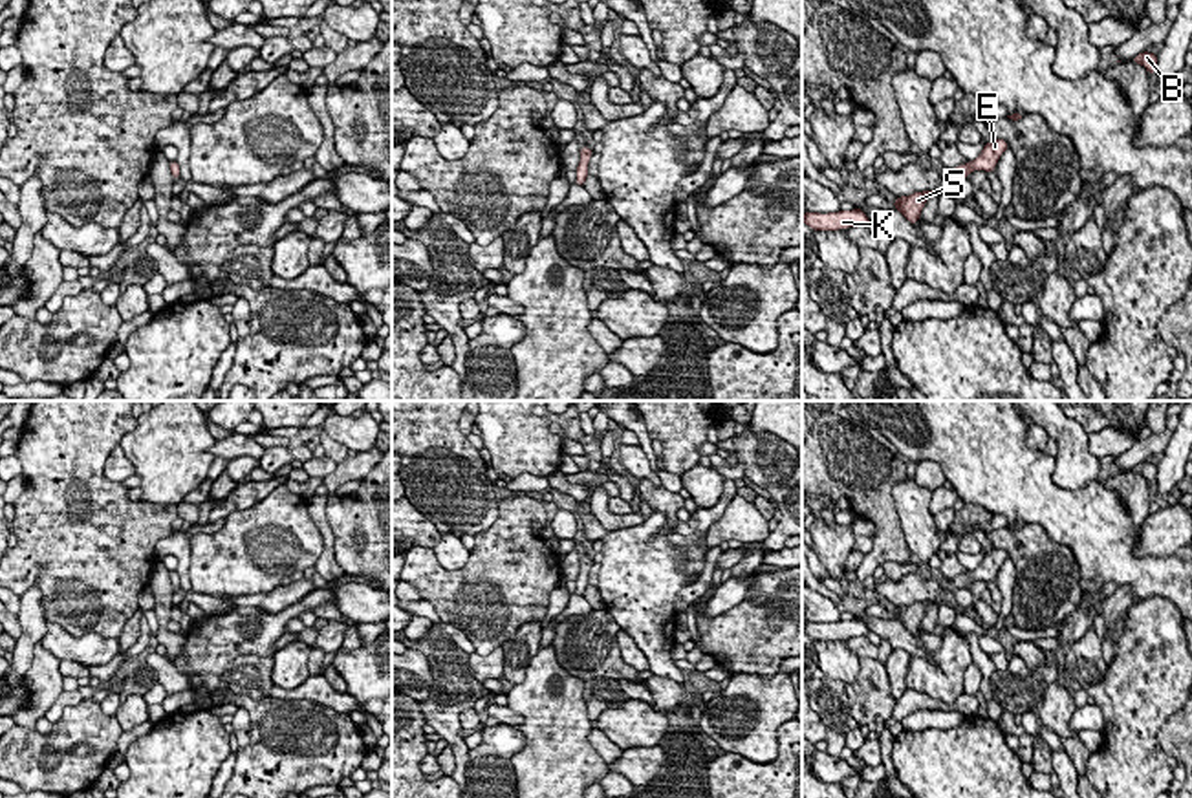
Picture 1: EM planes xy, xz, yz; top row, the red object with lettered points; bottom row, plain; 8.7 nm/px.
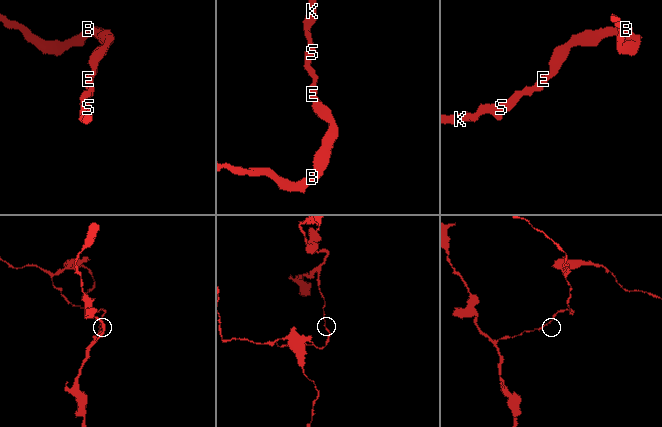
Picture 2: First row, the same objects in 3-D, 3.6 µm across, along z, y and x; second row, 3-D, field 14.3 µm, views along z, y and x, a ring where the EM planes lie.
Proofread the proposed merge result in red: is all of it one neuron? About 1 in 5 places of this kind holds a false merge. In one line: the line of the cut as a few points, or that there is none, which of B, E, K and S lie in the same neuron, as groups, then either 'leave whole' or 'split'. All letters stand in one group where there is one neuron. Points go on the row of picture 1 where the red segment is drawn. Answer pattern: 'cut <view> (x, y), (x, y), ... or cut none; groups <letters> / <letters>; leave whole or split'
cut none; groups B E K S; leave whole

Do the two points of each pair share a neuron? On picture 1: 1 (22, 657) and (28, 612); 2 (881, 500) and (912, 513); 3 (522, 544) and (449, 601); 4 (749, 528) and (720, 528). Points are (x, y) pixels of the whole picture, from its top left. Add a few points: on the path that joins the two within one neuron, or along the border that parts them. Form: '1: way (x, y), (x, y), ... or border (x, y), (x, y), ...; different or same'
1: way (24, 647), (32, 636), (32, 623); same
2: border (907, 476), (894, 485), (892, 500), (909, 546); different
3: way (504, 562), (467, 597); same
4: way (742, 528), (727, 528); same

